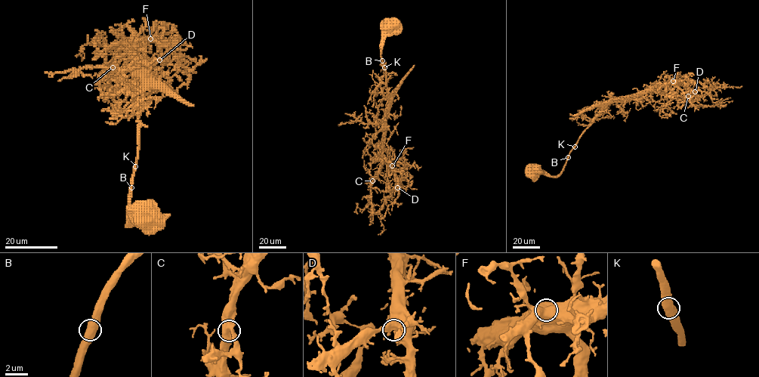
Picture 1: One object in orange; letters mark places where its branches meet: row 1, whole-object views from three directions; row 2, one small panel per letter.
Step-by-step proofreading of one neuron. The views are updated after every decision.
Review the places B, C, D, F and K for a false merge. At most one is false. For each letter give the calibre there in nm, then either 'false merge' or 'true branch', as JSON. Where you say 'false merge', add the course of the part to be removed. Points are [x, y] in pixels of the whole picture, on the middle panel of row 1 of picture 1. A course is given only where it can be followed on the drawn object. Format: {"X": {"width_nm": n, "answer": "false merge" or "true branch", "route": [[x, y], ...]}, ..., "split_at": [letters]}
{"B": {"width_nm": 700, "answer": "true branch"}, "C": {"width_nm": 750, "answer": "true branch"}, "D": {"width_nm": 650, "answer": "true branch"}, "F": {"width_nm": 650, "answer": "true branch"}, "K": {"width_nm": 750, "answer": "true branch"}, "split_at": []}

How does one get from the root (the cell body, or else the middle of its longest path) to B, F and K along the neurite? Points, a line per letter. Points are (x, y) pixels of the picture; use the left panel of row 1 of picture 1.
B: (146, 218), (146, 214), (150, 210), (135, 224), (131, 223), (128, 198), (131, 187)
F: (146, 218), (150, 210), (131, 223), (128, 198), (143, 91), (133, 47), (150, 38)
K: (146, 218), (146, 214), (150, 210), (135, 224), (131, 223), (128, 198), (134, 166)

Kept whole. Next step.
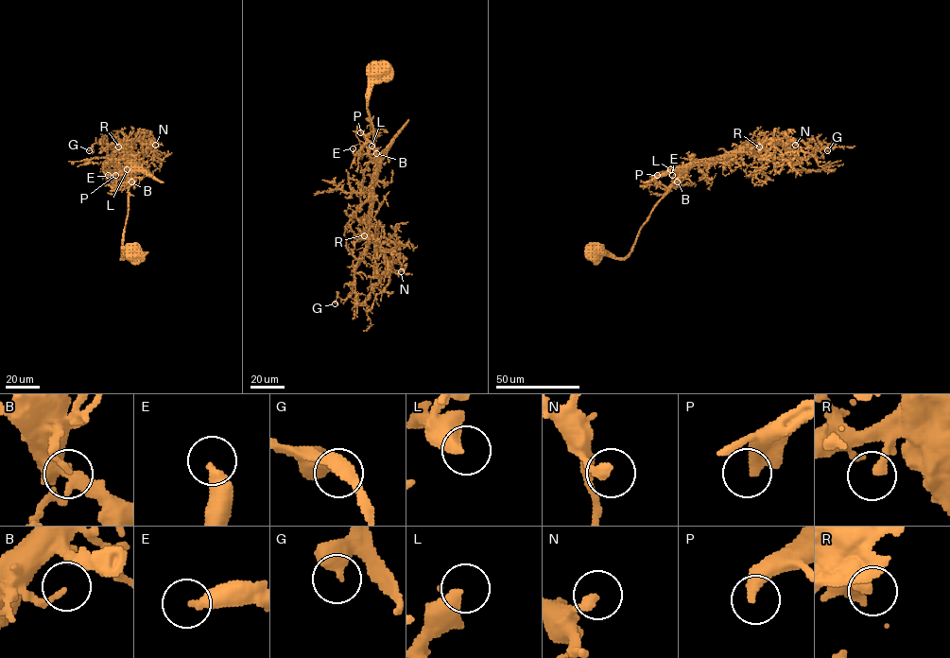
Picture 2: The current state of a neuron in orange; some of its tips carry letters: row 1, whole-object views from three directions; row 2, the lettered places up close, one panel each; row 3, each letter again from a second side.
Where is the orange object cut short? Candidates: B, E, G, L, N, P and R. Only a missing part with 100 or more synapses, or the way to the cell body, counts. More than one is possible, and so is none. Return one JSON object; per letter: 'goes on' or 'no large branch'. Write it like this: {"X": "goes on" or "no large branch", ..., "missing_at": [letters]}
{"B": "no large branch", "E": "no large branch", "G": "no large branch", "L": "no large branch", "N": "no large branch", "P": "goes on", "R": "no large branch", "missing_at": ["P"]}

